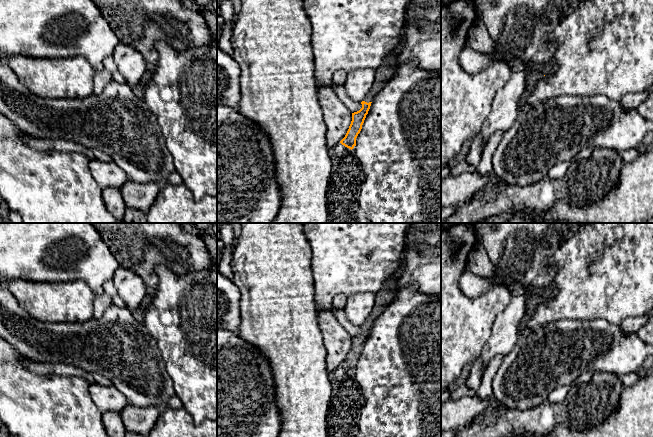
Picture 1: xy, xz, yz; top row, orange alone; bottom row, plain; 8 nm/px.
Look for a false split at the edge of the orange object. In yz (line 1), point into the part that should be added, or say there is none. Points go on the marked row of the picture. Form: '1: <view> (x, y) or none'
1: none

